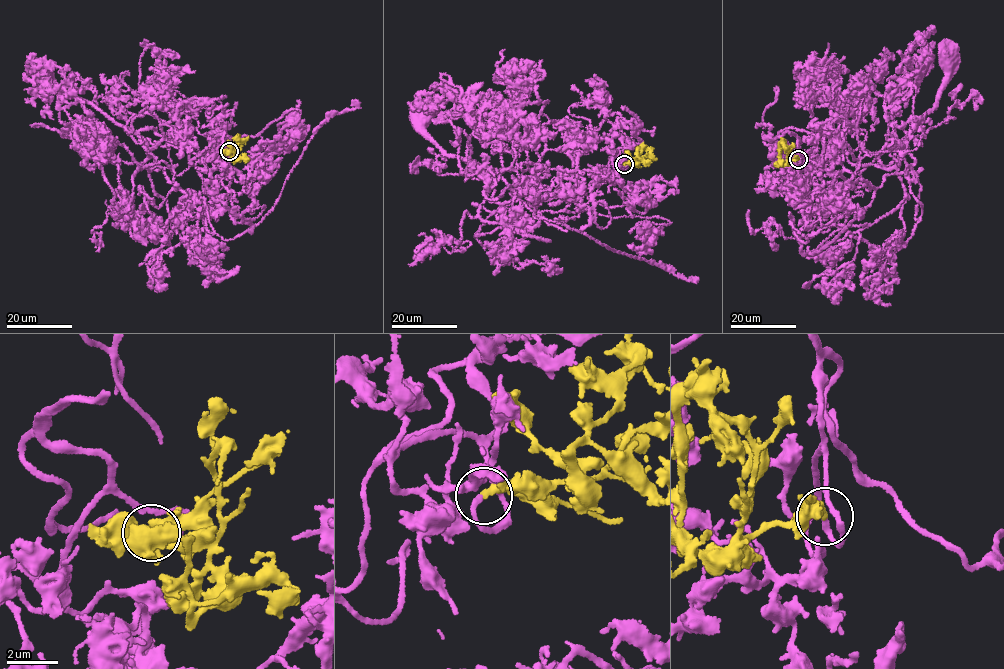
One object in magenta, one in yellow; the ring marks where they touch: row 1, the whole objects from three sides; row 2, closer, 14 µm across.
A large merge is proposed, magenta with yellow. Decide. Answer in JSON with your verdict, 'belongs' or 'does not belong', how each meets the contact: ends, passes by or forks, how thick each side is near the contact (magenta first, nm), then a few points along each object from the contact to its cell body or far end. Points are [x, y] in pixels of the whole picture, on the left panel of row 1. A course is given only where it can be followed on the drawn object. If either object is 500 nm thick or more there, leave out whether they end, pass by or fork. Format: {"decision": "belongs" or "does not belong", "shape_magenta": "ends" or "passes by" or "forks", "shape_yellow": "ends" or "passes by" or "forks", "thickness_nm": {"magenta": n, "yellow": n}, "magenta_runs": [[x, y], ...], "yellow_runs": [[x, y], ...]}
{"decision": "belongs", "shape_magenta": "ends", "shape_yellow": "ends", "thickness_nm": {"magenta": 220, "yellow": 280}, "magenta_runs": [[229, 151], [215, 139], [225, 150], [198, 151], [190, 136], [164, 139], [150, 157], [140, 136], [41, 68]], "yellow_runs": [[229, 151], [236, 151], [237, 158], [235, 162], [228, 141]]}

